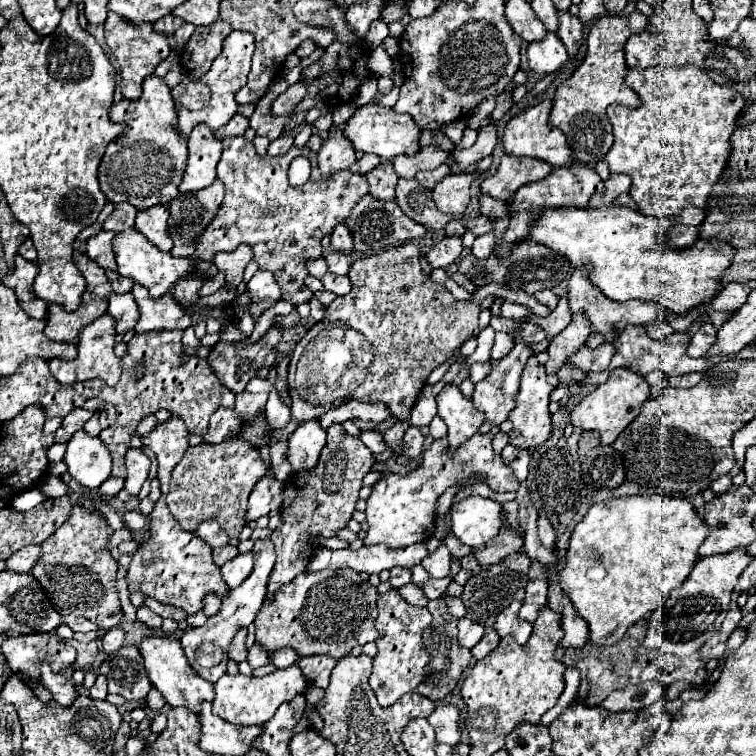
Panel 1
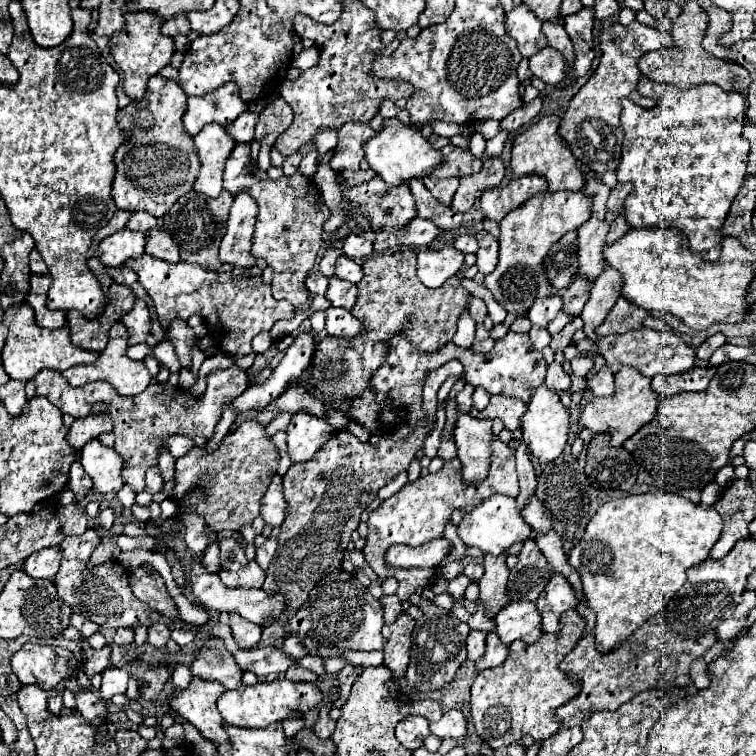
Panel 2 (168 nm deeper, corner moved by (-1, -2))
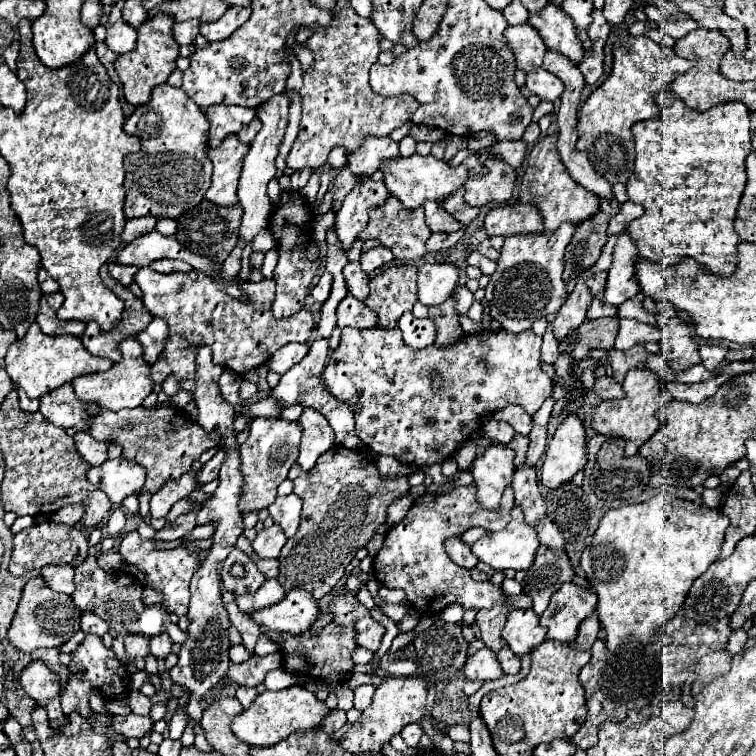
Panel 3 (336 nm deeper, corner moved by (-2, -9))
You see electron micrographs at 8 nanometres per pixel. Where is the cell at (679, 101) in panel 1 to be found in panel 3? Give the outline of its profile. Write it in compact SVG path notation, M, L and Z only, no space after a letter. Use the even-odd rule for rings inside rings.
M670 93L656 97L656 103L660 109L658 119L638 121L632 125L636 159L634 173L626 183L626 191L628 199L632 203L640 203L646 211L640 219L630 223L628 235L634 239L642 257L660 265L670 267L676 265L682 257L694 257L710 273L728 275L736 269L736 245L740 239L732 223L736 219L736 207L746 185L744 159L752 149L748 107L740 101L728 101L698 113L676 101Z

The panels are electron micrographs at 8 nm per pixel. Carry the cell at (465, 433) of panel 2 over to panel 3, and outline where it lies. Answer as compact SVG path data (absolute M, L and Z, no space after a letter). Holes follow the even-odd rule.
M492 443L476 457L470 465L470 473L476 485L476 499L486 509L496 509L502 497L504 487L512 481L514 475L514 451L508 445Z

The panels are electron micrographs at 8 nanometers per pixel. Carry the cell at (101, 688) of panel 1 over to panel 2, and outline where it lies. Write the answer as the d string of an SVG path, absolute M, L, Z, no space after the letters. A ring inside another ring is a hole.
M111 666L103 672L103 684L101 684L101 698L109 700L113 694L125 694L127 692L127 680L129 674L123 668Z

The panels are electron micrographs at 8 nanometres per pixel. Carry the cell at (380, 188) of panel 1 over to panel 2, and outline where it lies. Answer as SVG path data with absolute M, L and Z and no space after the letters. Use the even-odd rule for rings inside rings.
M379 176L373 180L359 184L349 190L347 200L351 206L357 206L365 212L371 228L379 230L401 230L405 228L415 216L415 200L411 196L409 186L387 186Z

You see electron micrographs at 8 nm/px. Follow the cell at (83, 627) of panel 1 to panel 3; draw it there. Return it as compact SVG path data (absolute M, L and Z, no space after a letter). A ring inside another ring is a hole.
M84 613L84 615L82 615L80 629L82 629L86 635L98 635L98 637L102 637L102 635L108 631L108 625L104 625L104 621L102 621L98 615Z

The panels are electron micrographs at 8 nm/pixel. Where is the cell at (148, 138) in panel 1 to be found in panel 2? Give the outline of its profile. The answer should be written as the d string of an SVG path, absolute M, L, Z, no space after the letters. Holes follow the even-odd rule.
M153 76L149 80L143 100L131 102L117 114L119 124L141 124L133 128L131 138L123 142L115 152L117 176L113 180L113 200L117 208L129 212L149 212L153 216L165 216L171 206L193 190L199 176L199 156L193 146L193 138L183 128L183 114L187 106L187 94L173 80Z

